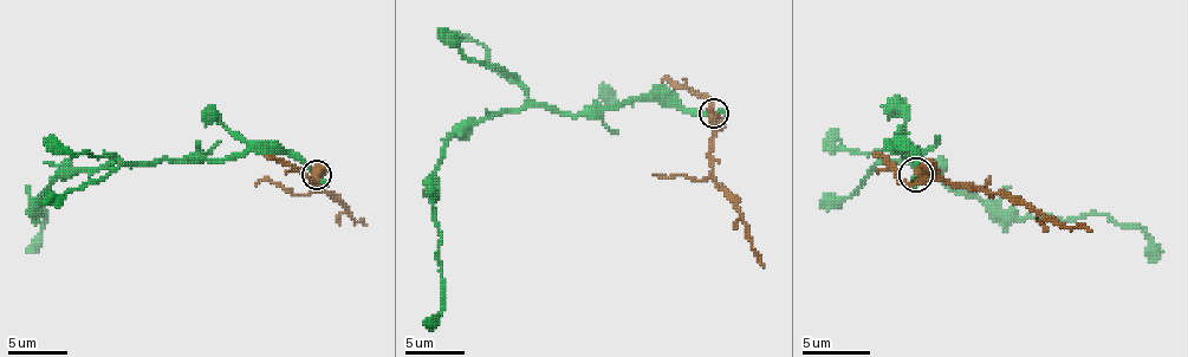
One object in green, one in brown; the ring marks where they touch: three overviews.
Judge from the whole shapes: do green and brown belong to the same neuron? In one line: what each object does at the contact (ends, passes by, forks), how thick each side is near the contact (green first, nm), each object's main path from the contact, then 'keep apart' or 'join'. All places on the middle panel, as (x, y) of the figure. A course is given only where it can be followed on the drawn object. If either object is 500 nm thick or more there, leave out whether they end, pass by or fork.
400 nm thick on the green side, 500 nm on the other; green runs (713, 112), (641, 97), (576, 115), (521, 106), (465, 124), (445, 148), (432, 205), (441, 306), (423, 324); brown runs (715, 112), (715, 132), (709, 144), (713, 177), (740, 214), (752, 250), (764, 267); keep apart

